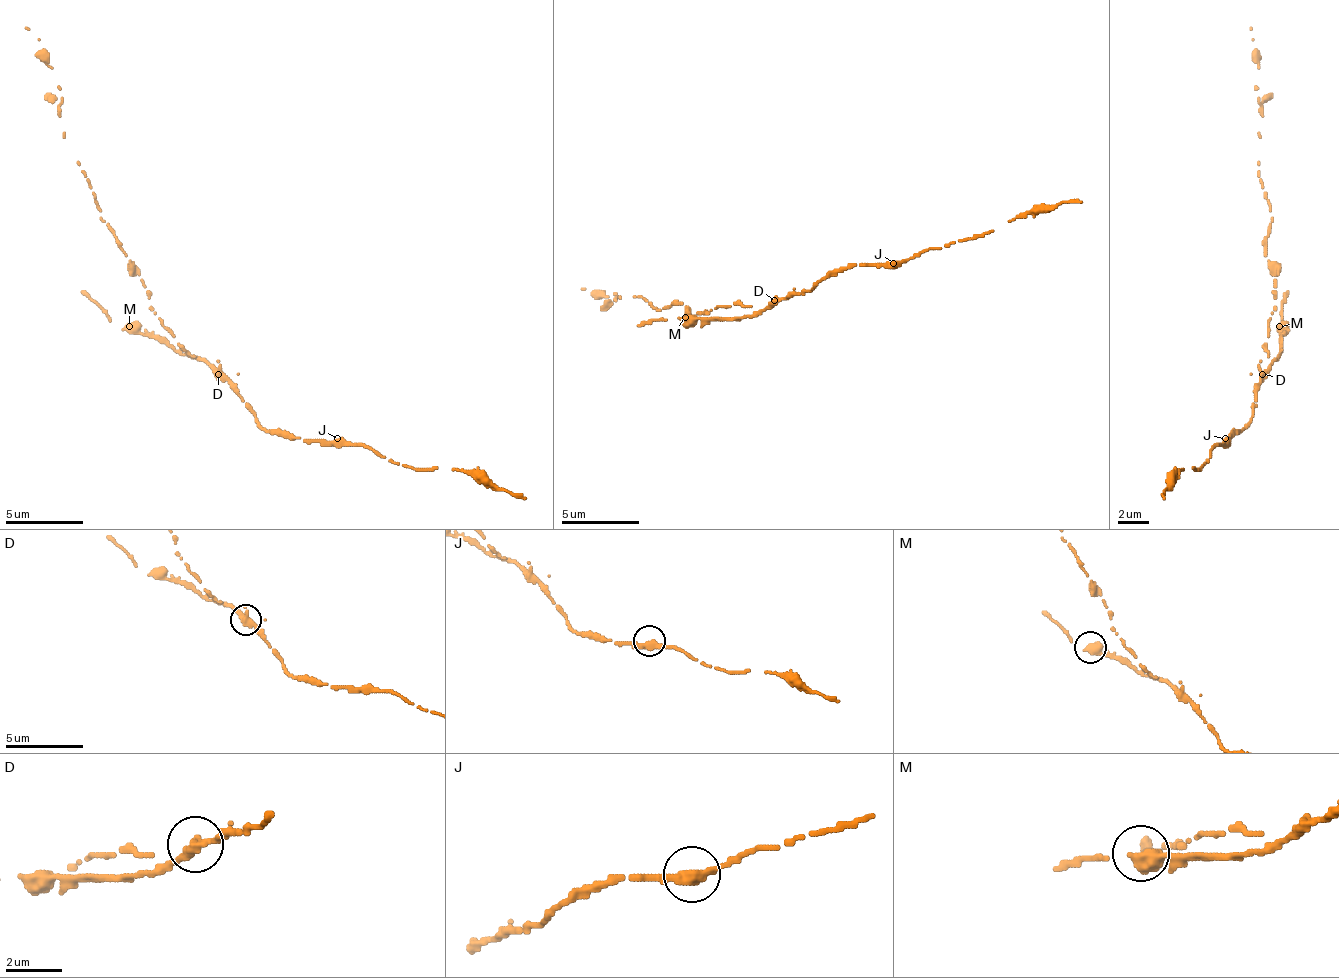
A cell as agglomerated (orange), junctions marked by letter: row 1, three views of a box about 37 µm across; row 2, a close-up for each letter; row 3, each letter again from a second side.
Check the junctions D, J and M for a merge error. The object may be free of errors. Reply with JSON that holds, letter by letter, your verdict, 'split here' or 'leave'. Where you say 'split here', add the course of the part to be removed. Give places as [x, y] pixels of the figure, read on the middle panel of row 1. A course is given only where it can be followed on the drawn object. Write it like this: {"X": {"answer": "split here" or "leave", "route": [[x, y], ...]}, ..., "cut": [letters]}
{"D": {"answer": "split here", "route": [[773, 301], [773, 297], [750, 305], [715, 305], [696, 317], [681, 305], [654, 309], [642, 297], [580, 290]]}, "J": {"answer": "leave"}, "M": {"answer": "leave"}, "cut": ["D"]}

